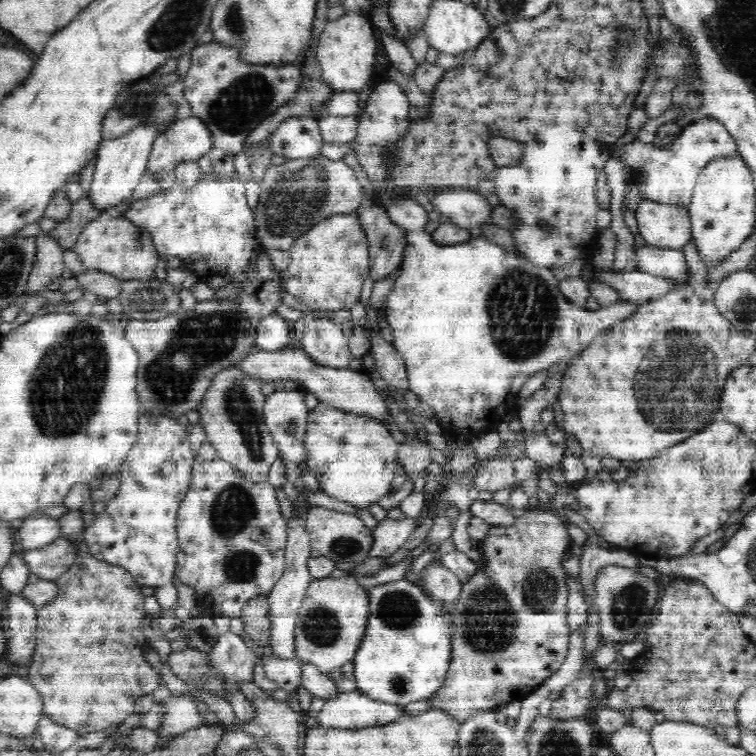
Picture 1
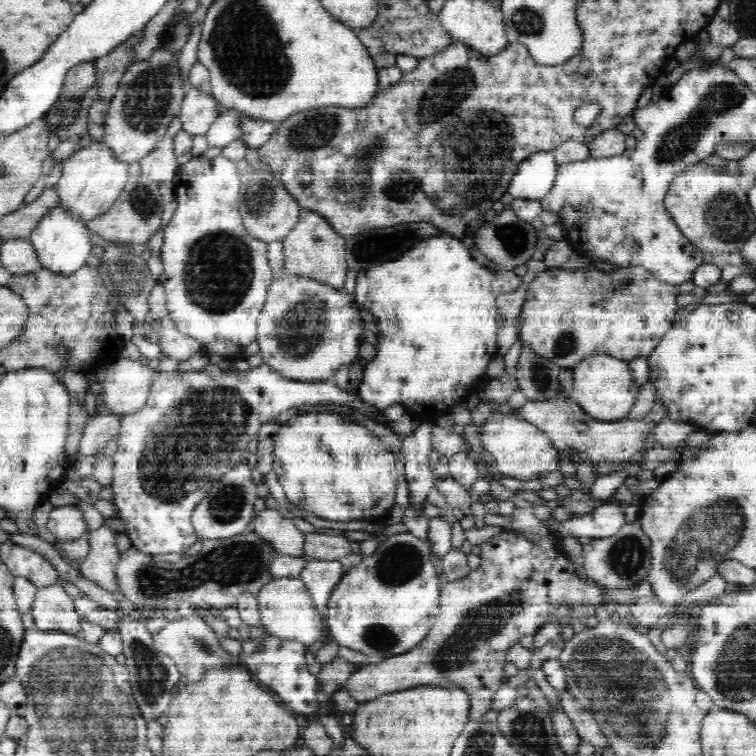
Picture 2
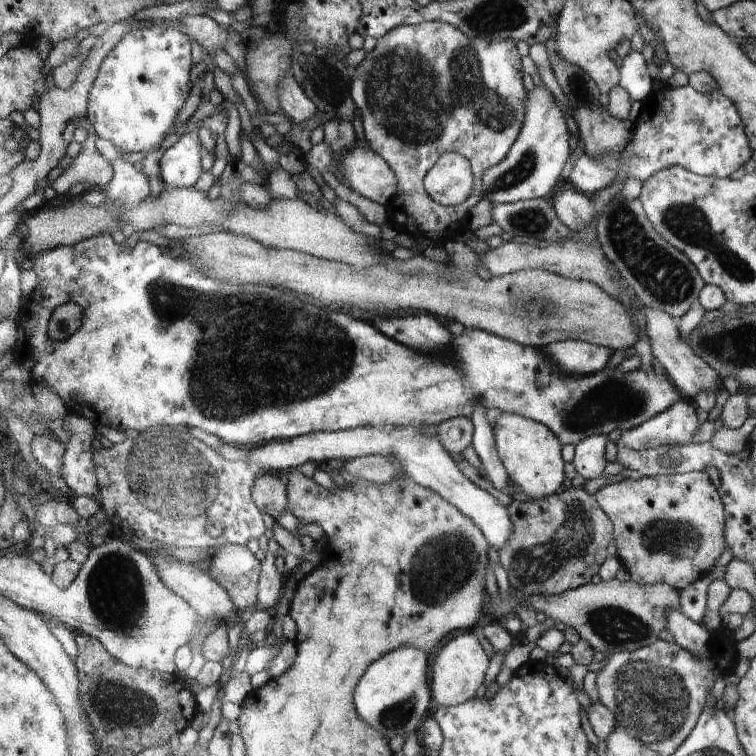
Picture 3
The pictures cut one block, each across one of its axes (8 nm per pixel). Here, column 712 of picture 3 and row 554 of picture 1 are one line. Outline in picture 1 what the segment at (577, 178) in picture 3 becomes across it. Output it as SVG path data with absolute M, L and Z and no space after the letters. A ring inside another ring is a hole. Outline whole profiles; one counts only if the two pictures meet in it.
M144 411L139 416L139 429L126 461L120 465L116 477L120 477L120 490L116 498L106 502L105 510L96 515L92 526L86 528L83 540L90 554L109 565L125 568L140 587L152 586L154 596L161 608L175 610L178 605L178 593L174 587L173 577L177 569L177 552L179 542L176 530L178 508L184 494L190 488L192 469L196 454L189 443L189 433L178 421L170 420L170 415L155 414Z

